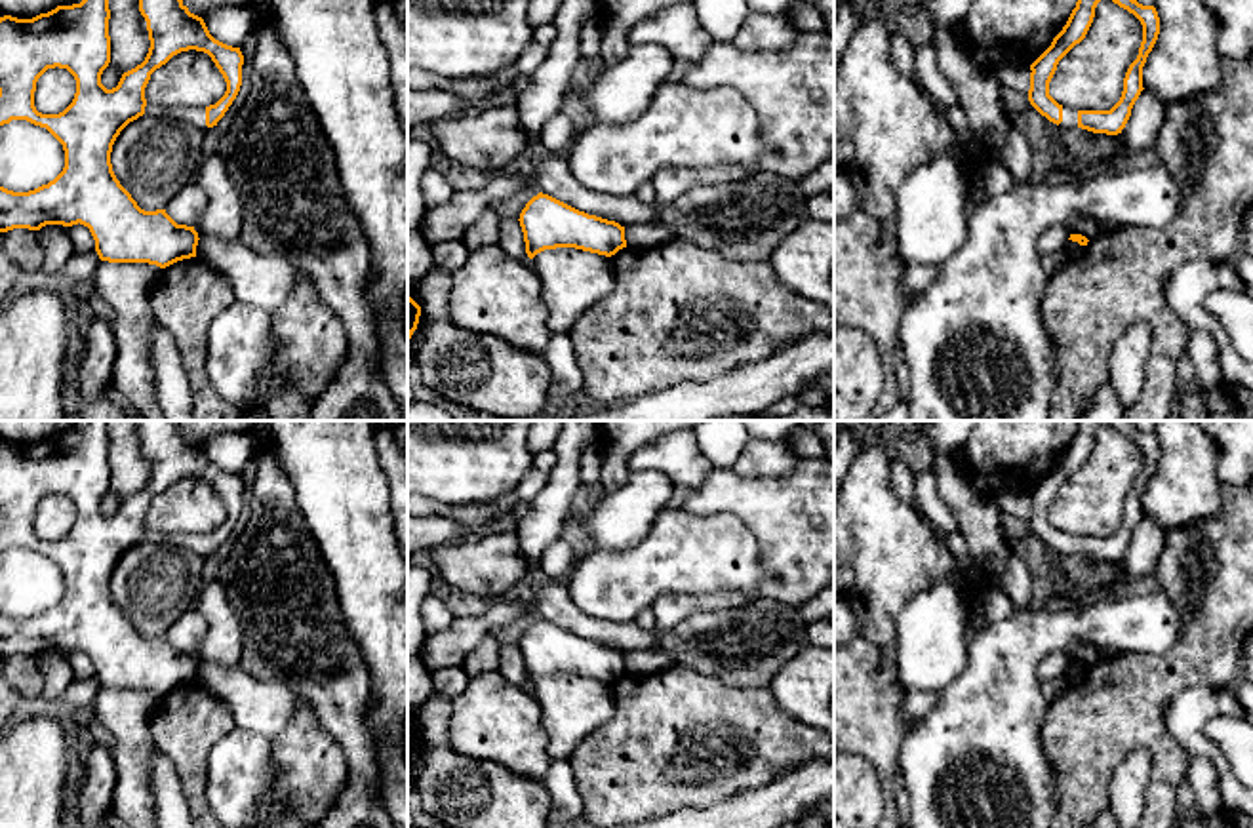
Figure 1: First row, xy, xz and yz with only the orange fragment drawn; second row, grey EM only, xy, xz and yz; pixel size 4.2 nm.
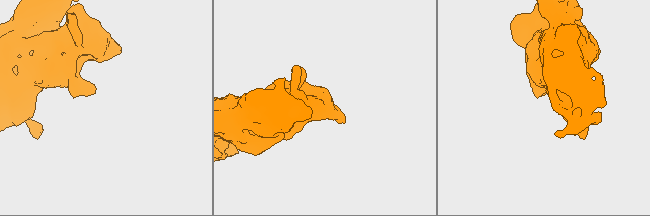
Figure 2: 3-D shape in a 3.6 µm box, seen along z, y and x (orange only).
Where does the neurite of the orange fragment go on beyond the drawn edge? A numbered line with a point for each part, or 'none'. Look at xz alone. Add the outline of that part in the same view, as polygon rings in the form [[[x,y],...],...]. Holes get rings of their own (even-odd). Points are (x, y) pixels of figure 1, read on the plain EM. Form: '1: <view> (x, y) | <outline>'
none

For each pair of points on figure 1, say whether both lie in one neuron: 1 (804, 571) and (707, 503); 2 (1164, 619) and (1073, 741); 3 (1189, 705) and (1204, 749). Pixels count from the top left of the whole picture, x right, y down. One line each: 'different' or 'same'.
1: same
2: different
3: same

